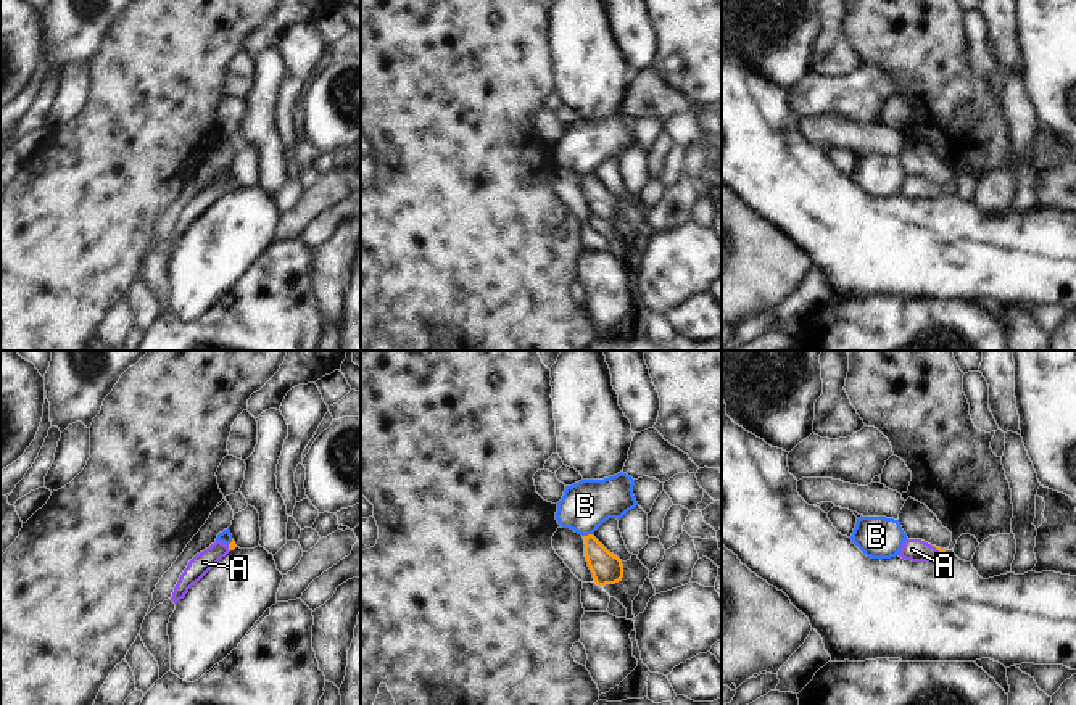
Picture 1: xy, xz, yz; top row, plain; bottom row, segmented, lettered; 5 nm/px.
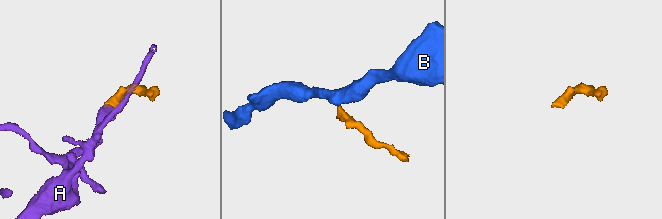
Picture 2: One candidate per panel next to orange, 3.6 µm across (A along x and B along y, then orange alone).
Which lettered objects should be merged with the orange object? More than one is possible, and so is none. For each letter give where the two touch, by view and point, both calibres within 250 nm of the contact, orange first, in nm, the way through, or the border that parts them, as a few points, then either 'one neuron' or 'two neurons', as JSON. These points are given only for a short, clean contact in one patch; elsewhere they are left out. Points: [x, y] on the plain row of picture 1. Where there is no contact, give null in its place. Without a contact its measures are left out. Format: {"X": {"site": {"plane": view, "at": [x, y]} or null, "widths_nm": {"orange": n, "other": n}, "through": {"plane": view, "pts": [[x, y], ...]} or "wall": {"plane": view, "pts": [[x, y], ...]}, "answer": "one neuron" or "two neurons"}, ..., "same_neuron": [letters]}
{"A": {"site": {"plane": "yz", "at": [939, 190]}, "widths_nm": {"orange": 20, "other": 110}, "through": {"plane": "yz", "pts": [[939, 189], [939, 190], [912, 189]]}, "answer": "one neuron"}, "B": {"site": {"plane": "xz", "at": [588, 174]}, "widths_nm": {"orange": 150, "other": 240}, "wall": {"plane": "xz", "pts": [[591, 173], [583, 176]]}, "answer": "two neurons"}, "same_neuron": ["A"]}

